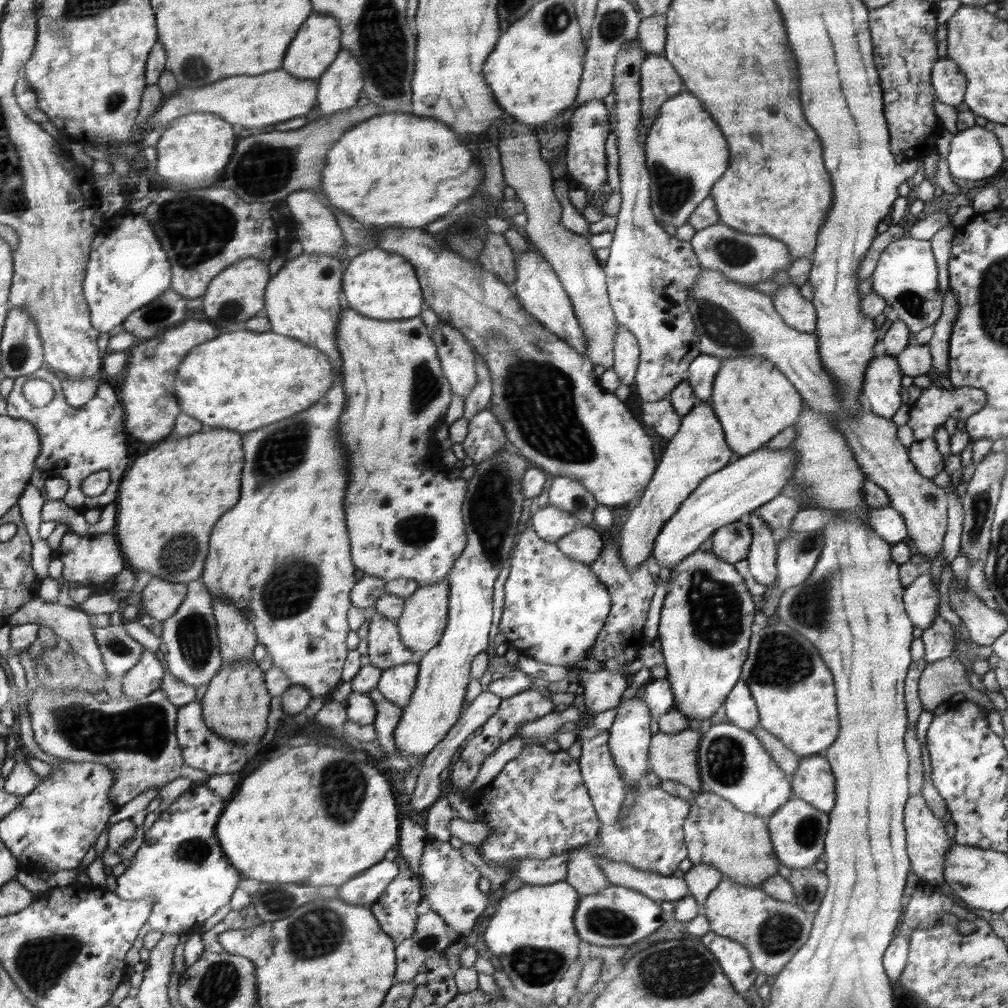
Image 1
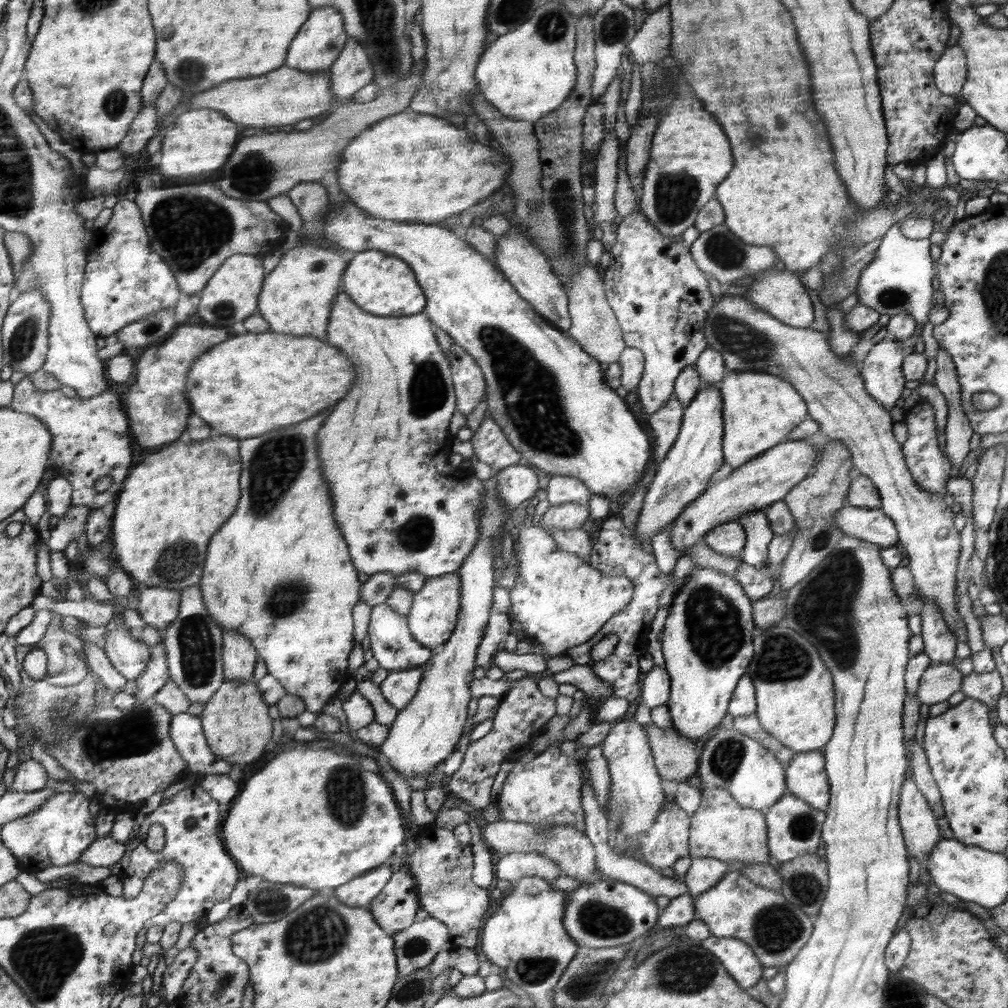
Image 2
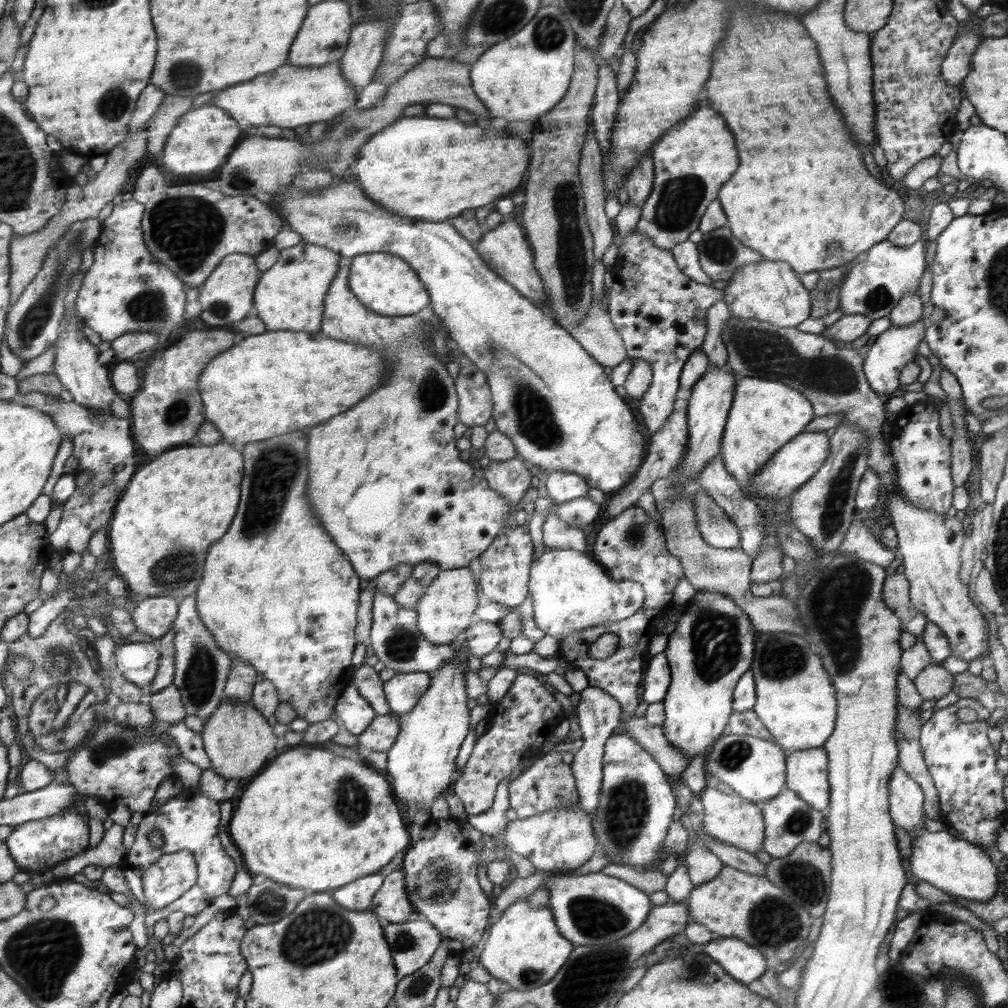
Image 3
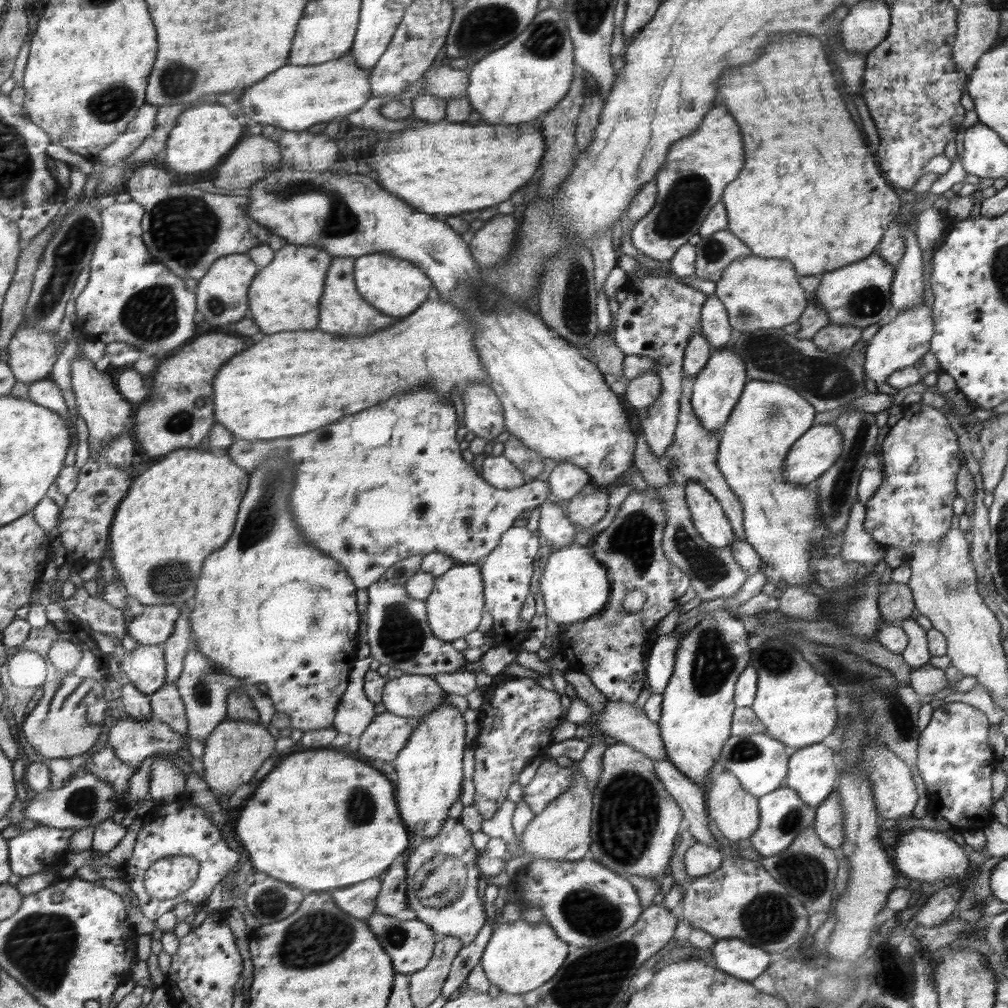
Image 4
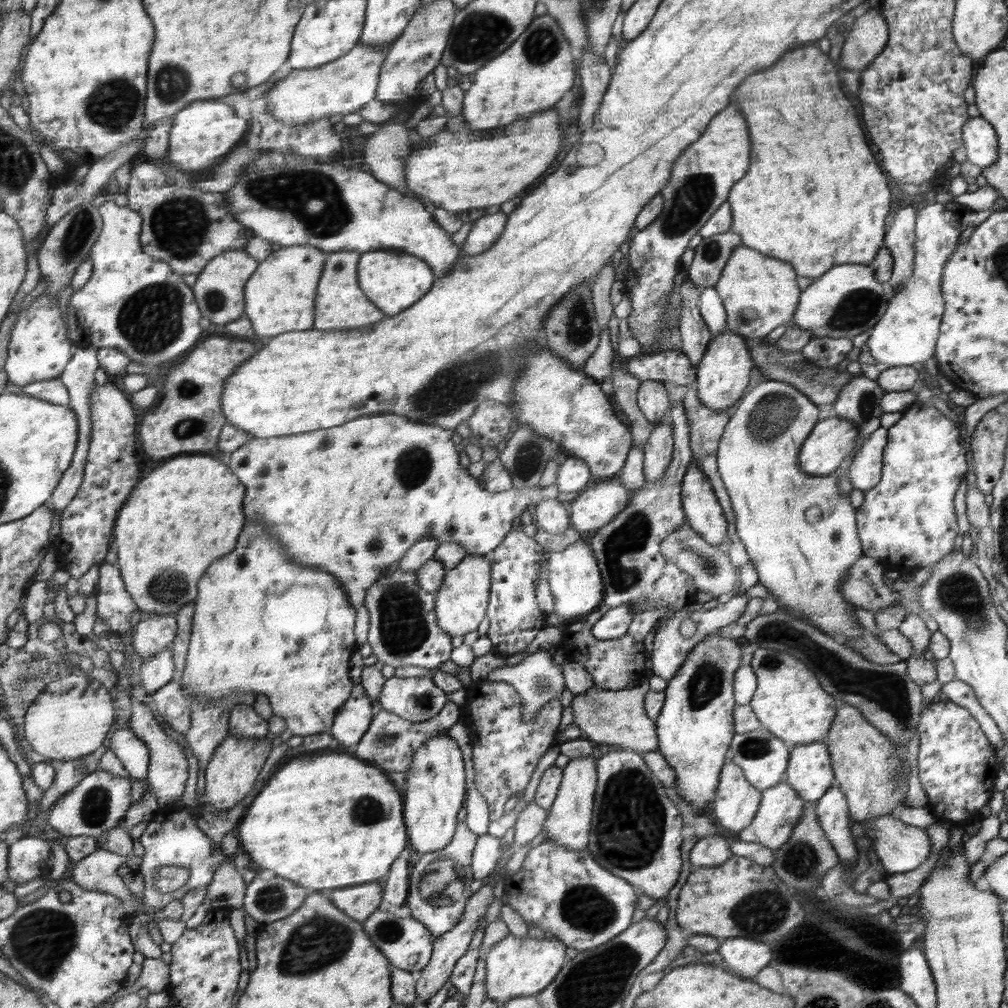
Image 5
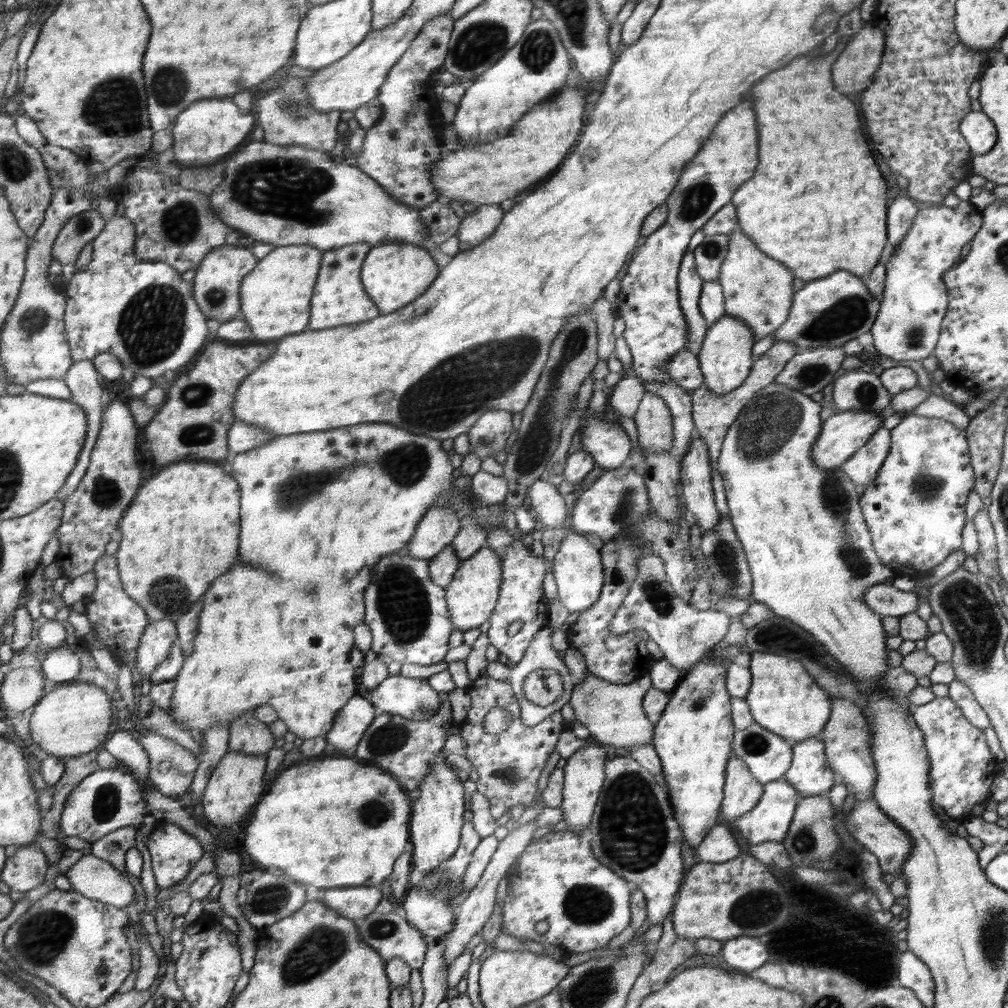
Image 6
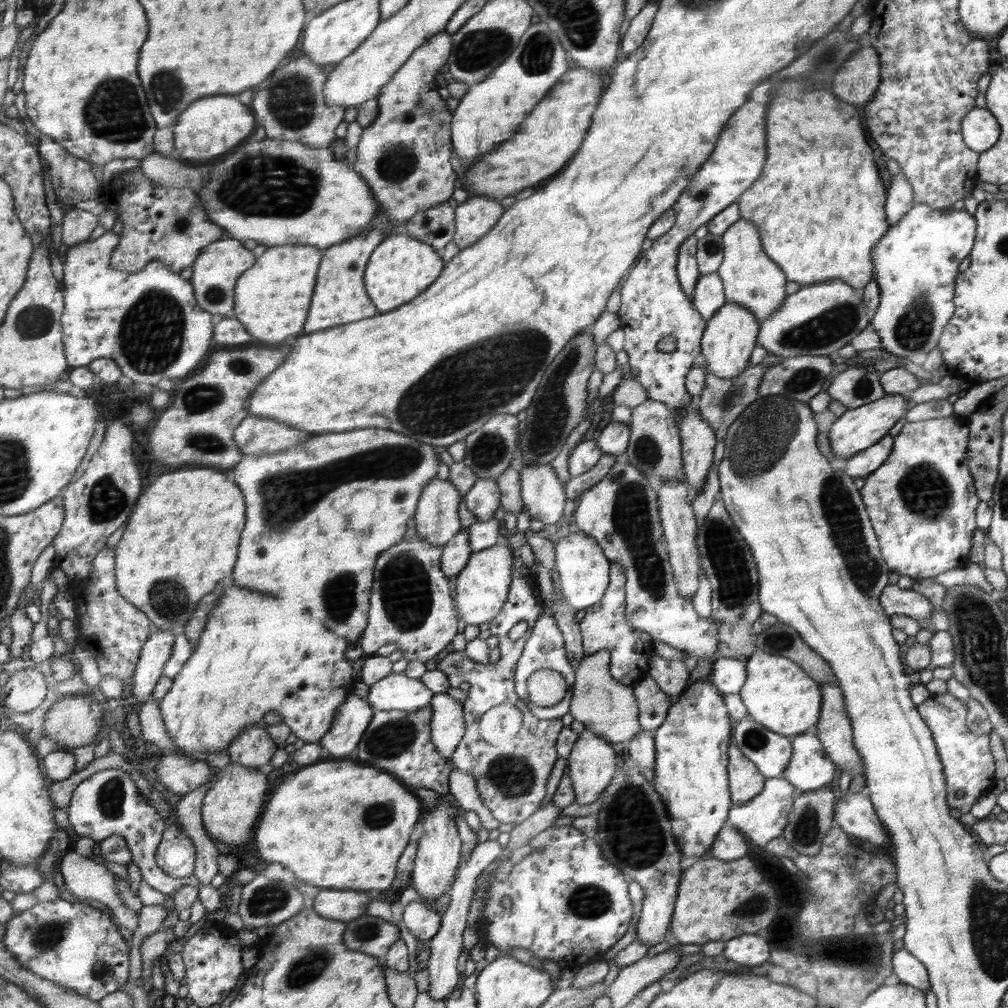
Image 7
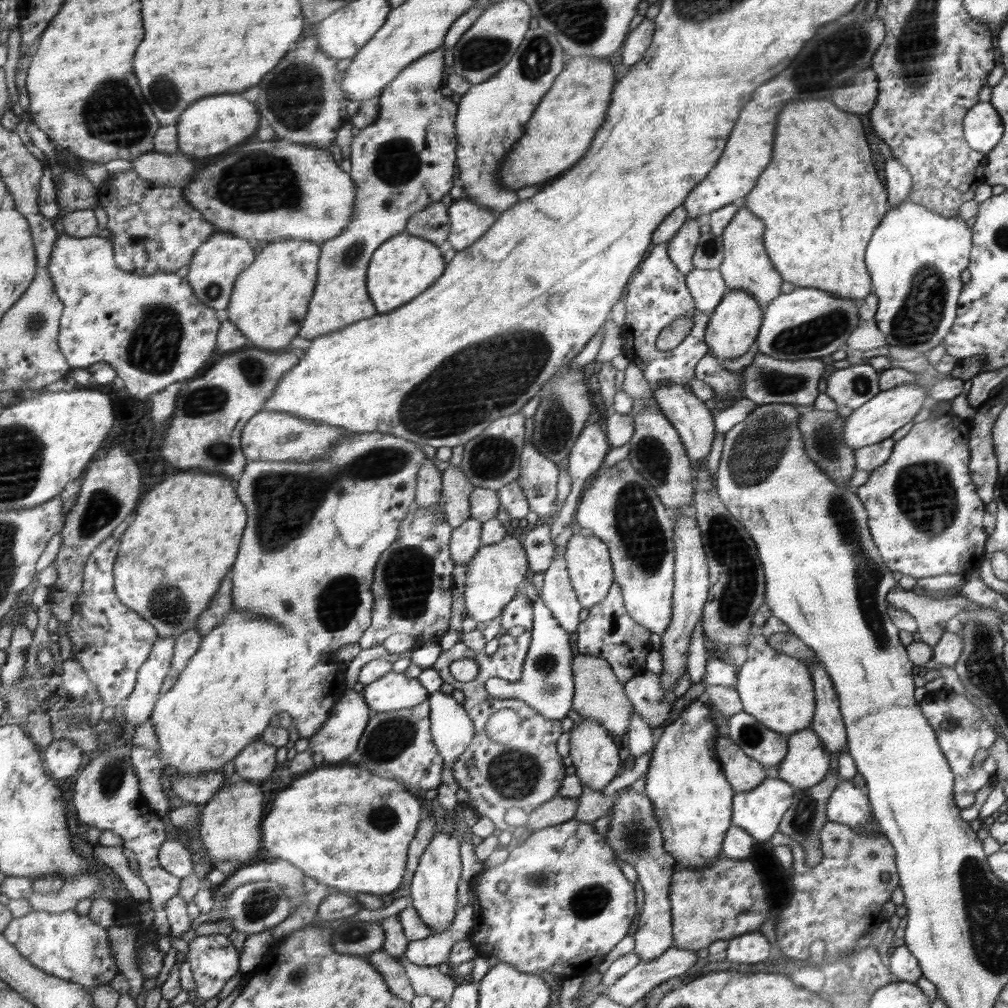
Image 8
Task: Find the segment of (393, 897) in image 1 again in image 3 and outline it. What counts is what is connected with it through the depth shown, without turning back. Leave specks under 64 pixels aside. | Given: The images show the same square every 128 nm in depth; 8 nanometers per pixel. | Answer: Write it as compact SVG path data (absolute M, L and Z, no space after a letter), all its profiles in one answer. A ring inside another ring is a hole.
M401 867L389 869L386 880L372 899L370 911L383 923L406 922L415 912L405 887L405 872Z

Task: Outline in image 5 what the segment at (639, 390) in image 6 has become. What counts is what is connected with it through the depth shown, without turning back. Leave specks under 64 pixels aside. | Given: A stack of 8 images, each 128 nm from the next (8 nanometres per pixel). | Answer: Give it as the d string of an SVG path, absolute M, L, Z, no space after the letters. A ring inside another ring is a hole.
M621 366L620 369L611 369L612 384L614 387L613 395L616 404L622 408L626 418L630 420L632 436L634 436L634 446L643 448L647 443L653 426L650 421L640 412L637 405L637 392L641 380L632 376Z

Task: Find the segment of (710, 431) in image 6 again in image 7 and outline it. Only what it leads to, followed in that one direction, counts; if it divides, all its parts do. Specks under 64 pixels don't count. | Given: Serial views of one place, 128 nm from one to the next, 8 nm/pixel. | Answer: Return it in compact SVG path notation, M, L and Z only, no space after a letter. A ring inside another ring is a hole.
M768 352L759 364L749 366L744 372L734 376L734 378L730 378L730 380L728 378L718 378L710 370L704 370L706 372L705 387L702 393L699 394L700 402L698 402L697 410L700 412L700 416L706 420L706 423L710 424L710 428L712 428L718 442L725 440L728 426L736 420L736 417L750 403L757 399L758 393L756 393L756 388L760 386L762 376L766 374L766 370L782 359L781 356Z

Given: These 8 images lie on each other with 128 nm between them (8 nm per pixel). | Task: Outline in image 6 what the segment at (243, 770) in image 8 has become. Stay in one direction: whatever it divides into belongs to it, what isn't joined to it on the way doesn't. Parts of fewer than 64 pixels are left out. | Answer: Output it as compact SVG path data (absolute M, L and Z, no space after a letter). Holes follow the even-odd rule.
M252 712L244 713L231 726L230 750L250 755L268 753L274 746L273 731Z

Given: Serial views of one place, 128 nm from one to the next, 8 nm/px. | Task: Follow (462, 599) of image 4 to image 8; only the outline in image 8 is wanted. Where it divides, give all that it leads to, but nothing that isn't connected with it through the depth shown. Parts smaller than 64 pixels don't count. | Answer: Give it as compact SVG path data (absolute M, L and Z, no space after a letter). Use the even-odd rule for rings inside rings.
M507 536L497 543L482 544L473 560L466 566L464 612L470 614L476 623L488 624L500 616L504 606L520 591L528 566L523 546L516 537Z

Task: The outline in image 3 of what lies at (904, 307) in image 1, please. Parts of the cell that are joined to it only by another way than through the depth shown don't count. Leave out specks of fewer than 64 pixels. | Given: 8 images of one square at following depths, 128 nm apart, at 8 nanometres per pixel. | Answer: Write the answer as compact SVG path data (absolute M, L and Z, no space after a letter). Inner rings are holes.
M885 239L874 245L848 270L844 285L838 292L838 308L844 315L862 314L876 318L889 316L902 301L904 294L916 293L920 287L920 278L926 272L926 246L920 239L910 246L896 245Z

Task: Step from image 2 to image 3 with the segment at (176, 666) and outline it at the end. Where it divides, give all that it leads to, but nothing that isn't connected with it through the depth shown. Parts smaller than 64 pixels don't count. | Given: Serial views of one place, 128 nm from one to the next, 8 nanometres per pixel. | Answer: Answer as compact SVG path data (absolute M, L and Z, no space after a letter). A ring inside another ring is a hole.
M198 595L181 600L180 614L174 629L177 631L176 650L178 670L175 683L180 687L188 714L195 714L204 720L204 724L218 712L225 698L228 679L232 673L233 658L228 651L220 647L216 636L208 629L198 610Z

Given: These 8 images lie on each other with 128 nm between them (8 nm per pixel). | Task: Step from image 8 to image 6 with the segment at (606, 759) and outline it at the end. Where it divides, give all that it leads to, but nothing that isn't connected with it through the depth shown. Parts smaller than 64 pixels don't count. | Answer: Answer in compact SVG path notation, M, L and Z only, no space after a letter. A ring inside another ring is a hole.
M590 742L588 746L584 746L580 750L576 750L570 758L567 758L565 772L565 786L562 791L562 820L568 824L567 830L572 830L574 834L583 834L586 832L591 818L593 817L594 809L597 806L597 801L600 800L602 788L604 788L606 752L604 745L597 742Z

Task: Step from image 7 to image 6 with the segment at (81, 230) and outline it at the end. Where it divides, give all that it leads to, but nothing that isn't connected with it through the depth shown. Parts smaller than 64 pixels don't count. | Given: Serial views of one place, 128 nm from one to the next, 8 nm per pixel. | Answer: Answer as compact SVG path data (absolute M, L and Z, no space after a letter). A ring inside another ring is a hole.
M96 207L70 219L54 245L54 258L64 266L75 265L80 260L82 250L90 242L95 242L106 225L106 218Z

